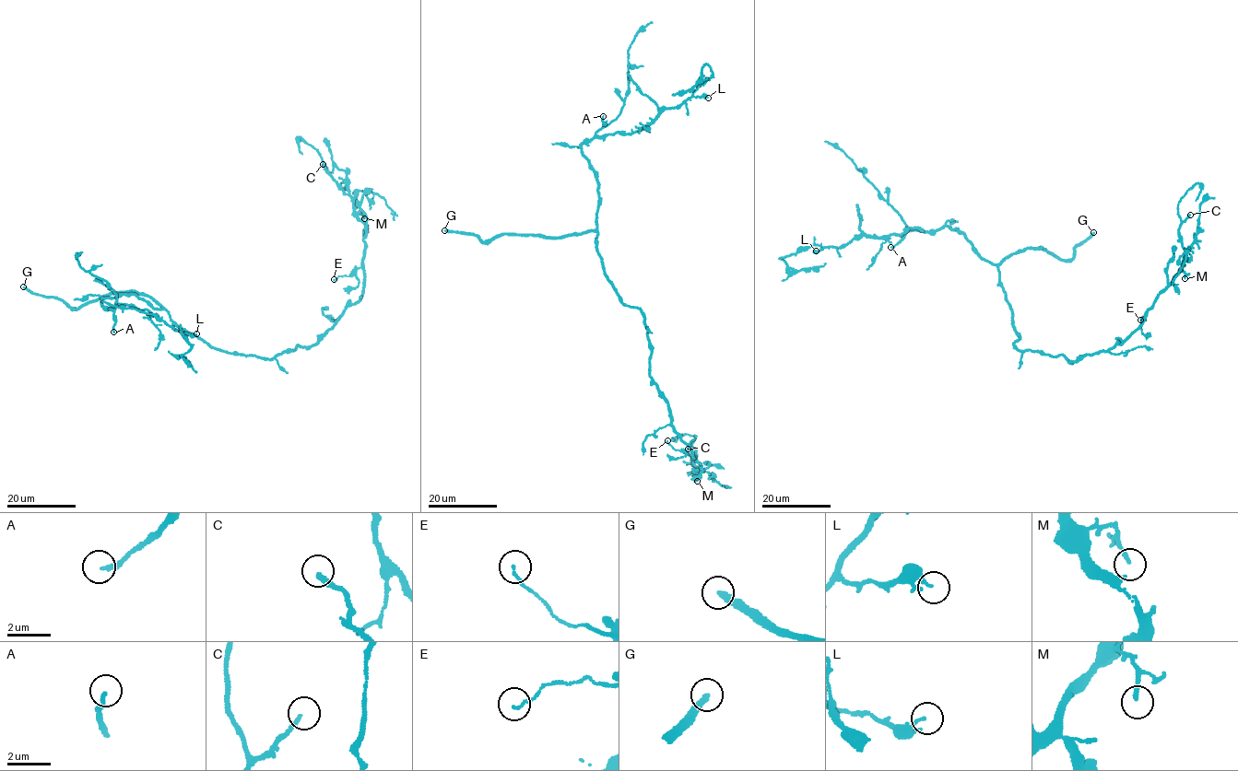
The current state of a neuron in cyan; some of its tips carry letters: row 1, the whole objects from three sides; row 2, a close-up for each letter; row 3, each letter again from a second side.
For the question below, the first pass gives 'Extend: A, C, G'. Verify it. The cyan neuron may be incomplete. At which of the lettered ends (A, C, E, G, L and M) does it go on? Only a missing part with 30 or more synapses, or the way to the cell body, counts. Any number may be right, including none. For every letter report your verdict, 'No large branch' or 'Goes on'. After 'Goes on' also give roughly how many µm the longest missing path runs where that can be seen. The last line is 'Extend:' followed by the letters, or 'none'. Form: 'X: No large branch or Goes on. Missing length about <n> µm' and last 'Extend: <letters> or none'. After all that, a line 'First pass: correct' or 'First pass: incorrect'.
A: Goes on. Missing length about 20 µm
C: Goes on. Missing length about 10 µm
E: No large branch
G: Goes on. Missing length about 190 µm
L: No large branch
M: No large branch
Extend: A, C, G
First pass: correct

